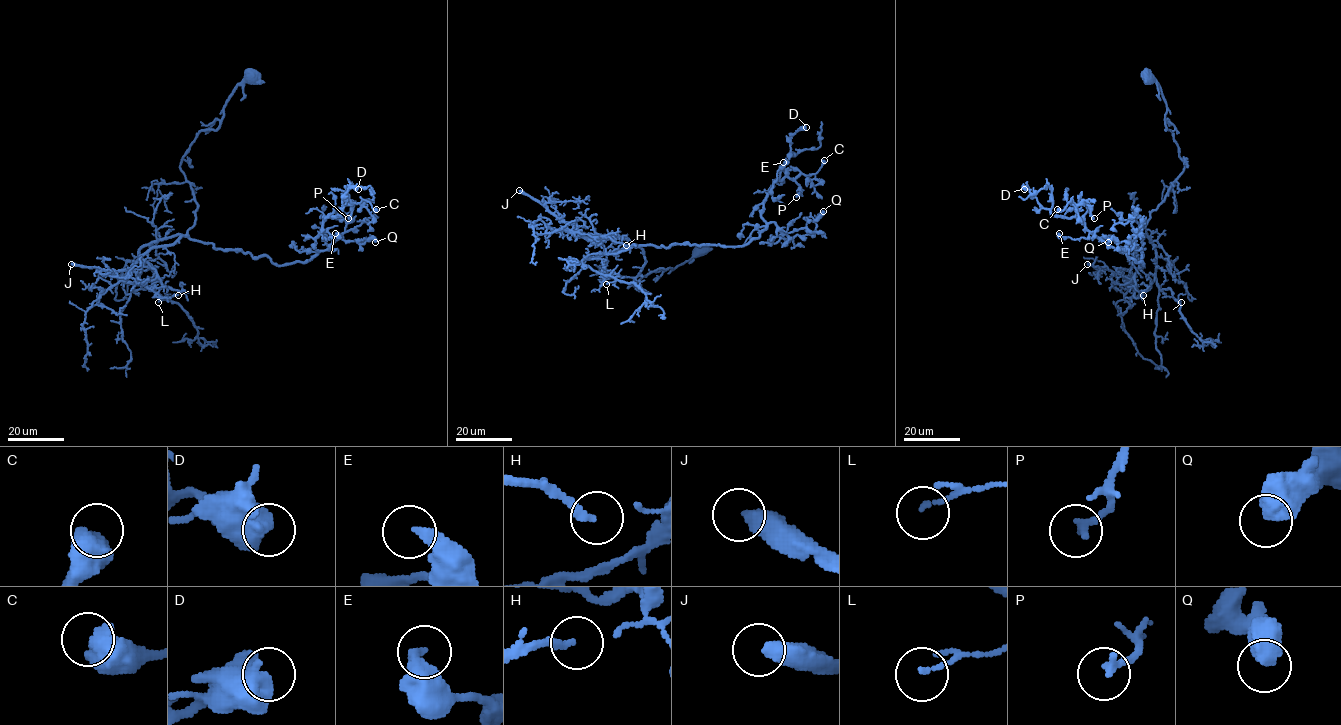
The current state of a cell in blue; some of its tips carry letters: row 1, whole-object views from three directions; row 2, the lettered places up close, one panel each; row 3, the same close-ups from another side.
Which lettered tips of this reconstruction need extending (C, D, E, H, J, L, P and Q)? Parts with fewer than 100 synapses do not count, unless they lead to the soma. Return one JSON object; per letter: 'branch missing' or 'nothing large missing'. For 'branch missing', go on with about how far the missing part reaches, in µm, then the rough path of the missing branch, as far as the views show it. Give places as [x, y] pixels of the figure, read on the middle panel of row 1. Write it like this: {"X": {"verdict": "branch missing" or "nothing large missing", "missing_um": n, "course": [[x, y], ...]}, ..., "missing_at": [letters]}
{"C": {"verdict": "nothing large missing"}, "D": {"verdict": "nothing large missing"}, "E": {"verdict": "nothing large missing"}, "H": {"verdict": "nothing large missing"}, "J": {"verdict": "branch missing", "missing_um": 90, "course": [[519, 190], [462, 180], [469, 172], [520, 179], [533, 192], [536, 209], [546, 219], [546, 232]]}, "L": {"verdict": "nothing large missing"}, "P": {"verdict": "nothing large missing"}, "Q": {"verdict": "nothing large missing"}, "missing_at": ["J"]}

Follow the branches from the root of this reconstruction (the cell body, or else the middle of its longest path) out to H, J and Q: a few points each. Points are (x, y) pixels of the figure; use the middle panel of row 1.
H: (700, 252), (627, 287), (645, 262), (643, 250), (624, 238), (589, 240), (610, 237), (626, 245)
J: (700, 252), (674, 269), (651, 271), (627, 287), (645, 262), (641, 248), (624, 238), (586, 239), (519, 190)
Q: (700, 252), (627, 287), (645, 262), (635, 244), (741, 246), (770, 223), (790, 233), (823, 211)

